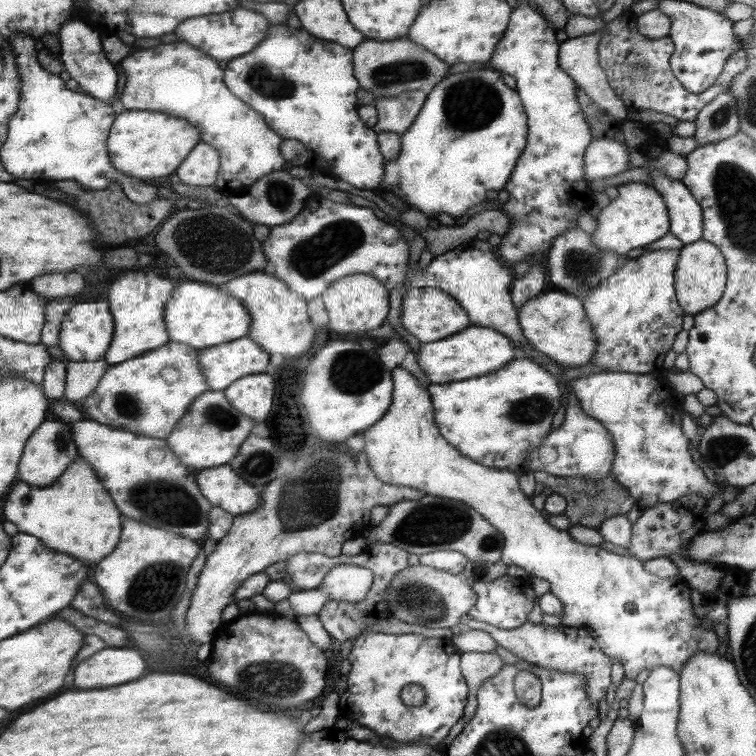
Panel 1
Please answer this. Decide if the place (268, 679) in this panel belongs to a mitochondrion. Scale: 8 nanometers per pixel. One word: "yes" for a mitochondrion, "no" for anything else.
yes

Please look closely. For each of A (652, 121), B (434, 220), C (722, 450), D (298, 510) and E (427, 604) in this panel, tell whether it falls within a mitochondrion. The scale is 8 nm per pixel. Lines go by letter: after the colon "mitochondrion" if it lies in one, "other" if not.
A: other
B: other
C: mitochondrion
D: mitochondrion
E: mitochondrion

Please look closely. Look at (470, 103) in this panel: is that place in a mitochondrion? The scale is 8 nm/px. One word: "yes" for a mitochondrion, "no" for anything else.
yes

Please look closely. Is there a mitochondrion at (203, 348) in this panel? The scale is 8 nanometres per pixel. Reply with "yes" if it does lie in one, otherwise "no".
no

